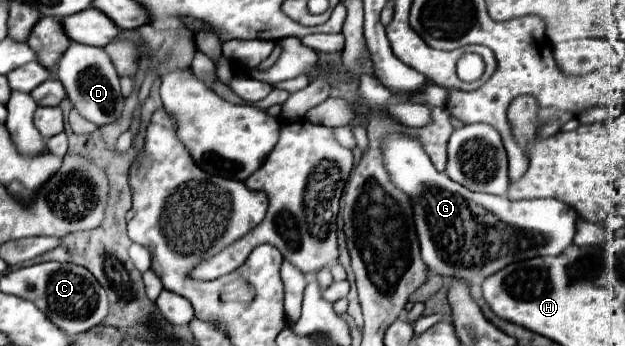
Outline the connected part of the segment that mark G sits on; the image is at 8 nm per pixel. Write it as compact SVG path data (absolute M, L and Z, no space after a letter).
M384 137L384 161L392 183L410 195L414 223L420 233L422 259L432 273L482 283L502 267L542 255L560 255L576 235L578 213L558 199L510 201L488 193L472 193L438 173L416 139Z

